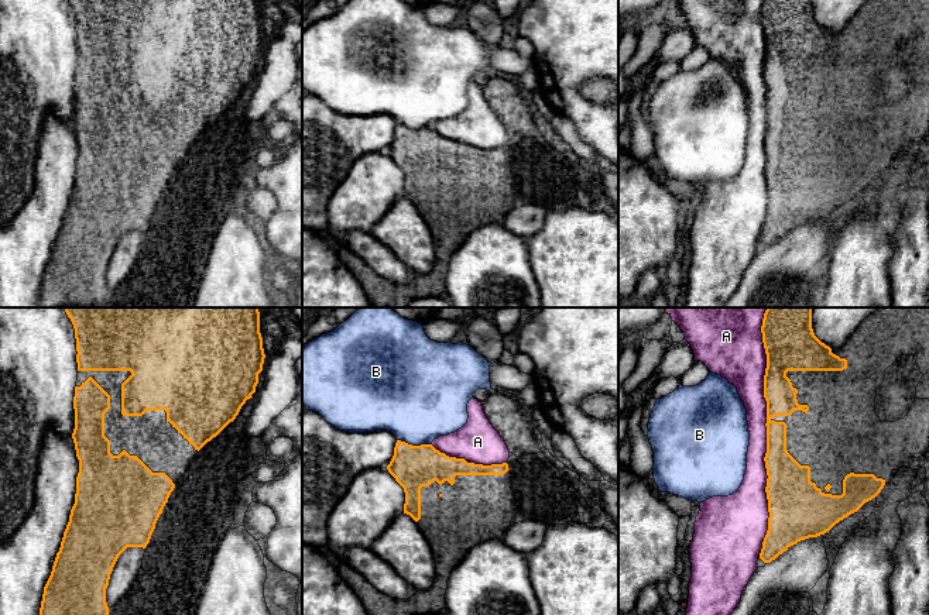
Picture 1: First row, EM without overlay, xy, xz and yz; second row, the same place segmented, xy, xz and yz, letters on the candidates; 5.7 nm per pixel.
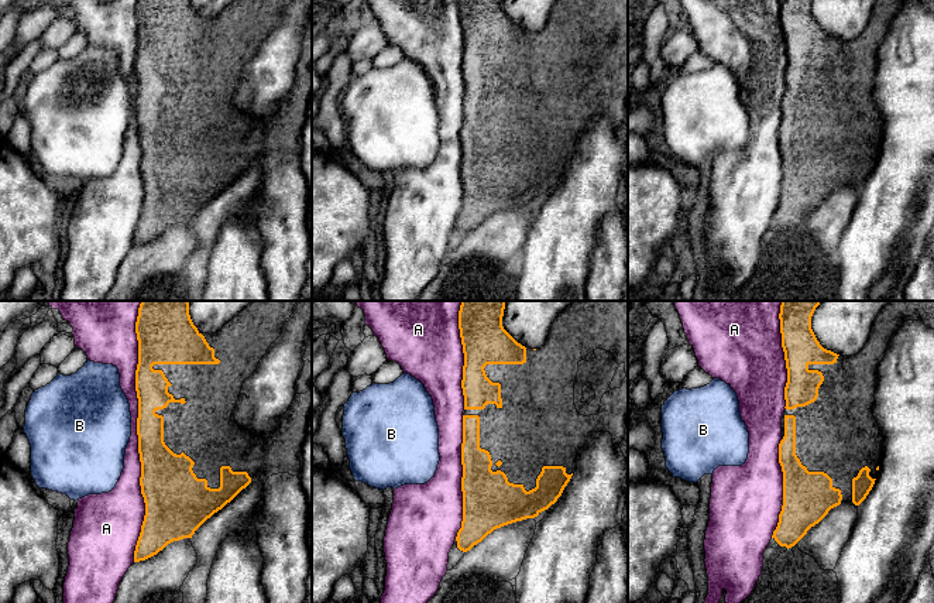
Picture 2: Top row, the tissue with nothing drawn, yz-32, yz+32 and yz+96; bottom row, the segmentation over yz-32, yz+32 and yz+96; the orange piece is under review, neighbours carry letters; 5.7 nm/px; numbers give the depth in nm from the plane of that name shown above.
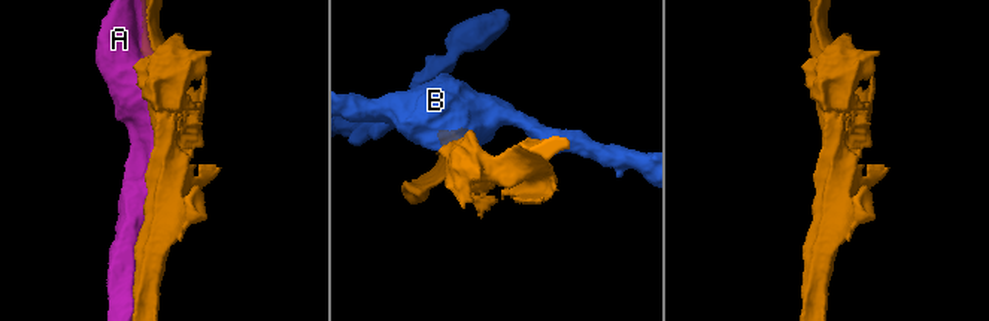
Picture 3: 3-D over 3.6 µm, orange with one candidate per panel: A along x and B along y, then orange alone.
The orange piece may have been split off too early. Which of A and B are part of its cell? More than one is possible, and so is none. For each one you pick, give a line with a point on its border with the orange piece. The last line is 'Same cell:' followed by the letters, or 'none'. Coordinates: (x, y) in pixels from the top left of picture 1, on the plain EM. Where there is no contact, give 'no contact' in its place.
Same cell: none

